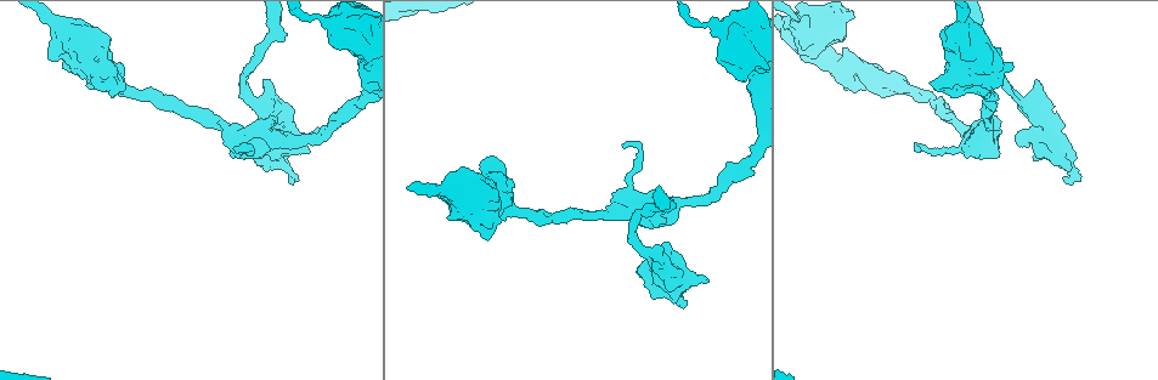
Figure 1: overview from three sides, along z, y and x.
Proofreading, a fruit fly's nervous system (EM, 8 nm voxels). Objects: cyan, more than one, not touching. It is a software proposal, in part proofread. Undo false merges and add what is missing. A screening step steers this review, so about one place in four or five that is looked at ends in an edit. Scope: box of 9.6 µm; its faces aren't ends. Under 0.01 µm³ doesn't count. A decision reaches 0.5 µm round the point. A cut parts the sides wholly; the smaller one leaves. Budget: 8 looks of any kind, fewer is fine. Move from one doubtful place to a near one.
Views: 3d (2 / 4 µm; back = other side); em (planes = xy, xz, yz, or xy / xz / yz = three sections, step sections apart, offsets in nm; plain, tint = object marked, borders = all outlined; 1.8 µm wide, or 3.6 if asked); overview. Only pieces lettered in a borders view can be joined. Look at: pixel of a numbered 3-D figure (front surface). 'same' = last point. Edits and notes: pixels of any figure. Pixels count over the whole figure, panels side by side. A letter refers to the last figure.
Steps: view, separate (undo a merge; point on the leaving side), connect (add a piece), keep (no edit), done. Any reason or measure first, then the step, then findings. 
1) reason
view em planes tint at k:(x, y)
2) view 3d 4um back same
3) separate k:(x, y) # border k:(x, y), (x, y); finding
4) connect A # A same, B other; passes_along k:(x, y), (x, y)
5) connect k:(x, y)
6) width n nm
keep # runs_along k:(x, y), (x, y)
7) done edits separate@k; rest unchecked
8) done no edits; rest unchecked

three-way junction
view 3d 2um at 1:(984, 138)

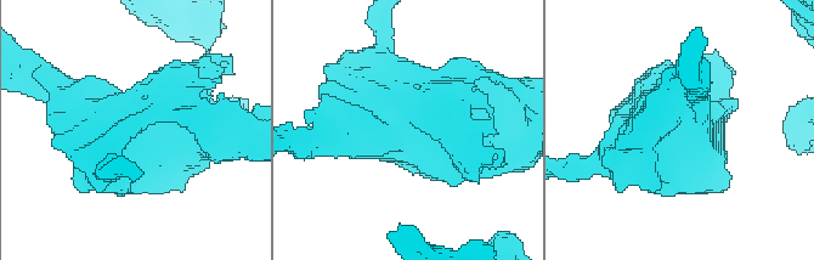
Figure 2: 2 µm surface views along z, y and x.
shape alone is not enough
view em xz step 8 tint at 2:(682, 127)

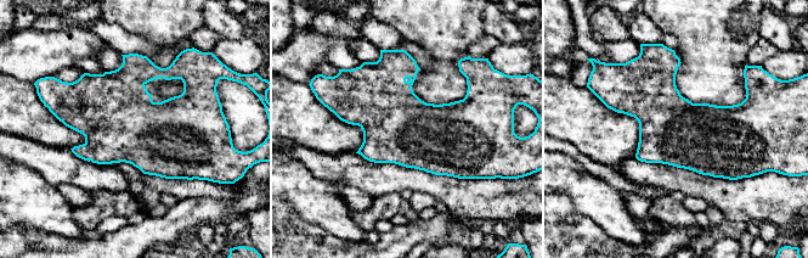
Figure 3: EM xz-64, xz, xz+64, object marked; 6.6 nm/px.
view em planes borders same

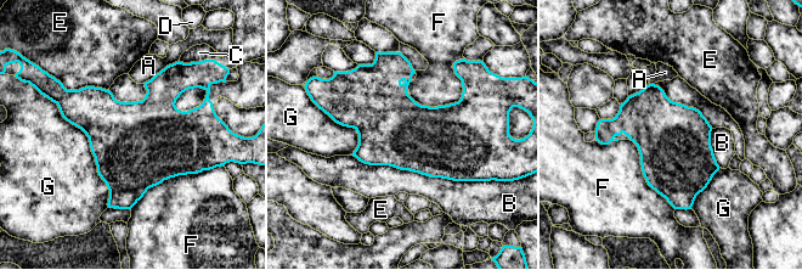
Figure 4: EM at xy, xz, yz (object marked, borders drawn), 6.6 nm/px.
keep # A other, B other, C other, D other, E other, F other, G other; border 4:(207, 169), (164, 179), (130, 209); continuous, no second neuron

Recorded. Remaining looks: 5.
free end
view em planes tint at 1:(262, 80)

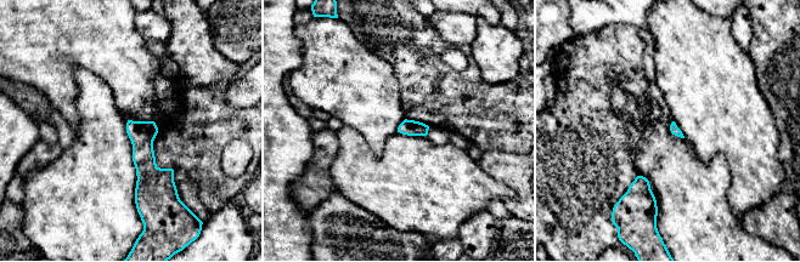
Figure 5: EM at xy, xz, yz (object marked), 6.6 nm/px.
see the neighbours
view em planes borders same

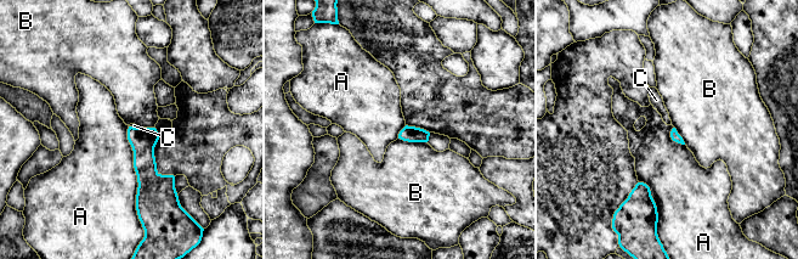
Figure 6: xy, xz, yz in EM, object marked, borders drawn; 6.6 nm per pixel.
longest_contact A 600 nm
keep # A other, B other, C other; none of them fits

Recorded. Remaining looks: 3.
closes a loop
view em 3.6um planes borders at 1:(93, 58)

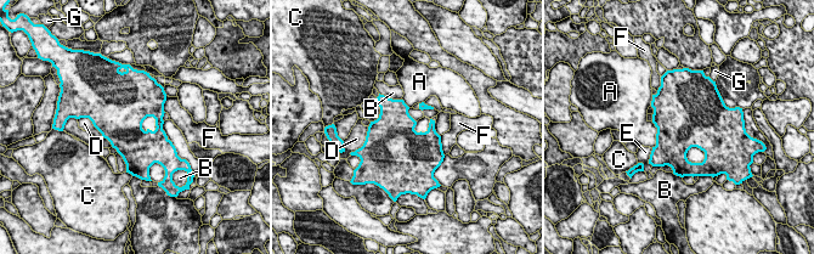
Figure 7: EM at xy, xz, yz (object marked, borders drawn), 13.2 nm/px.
width 500 nm
keep # A other, B other, C other, D other, E other, F other, G other; border 7:(651, 122), (656, 128), (654, 147); all the same neuron

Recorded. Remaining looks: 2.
done no edits; rest unchecked

